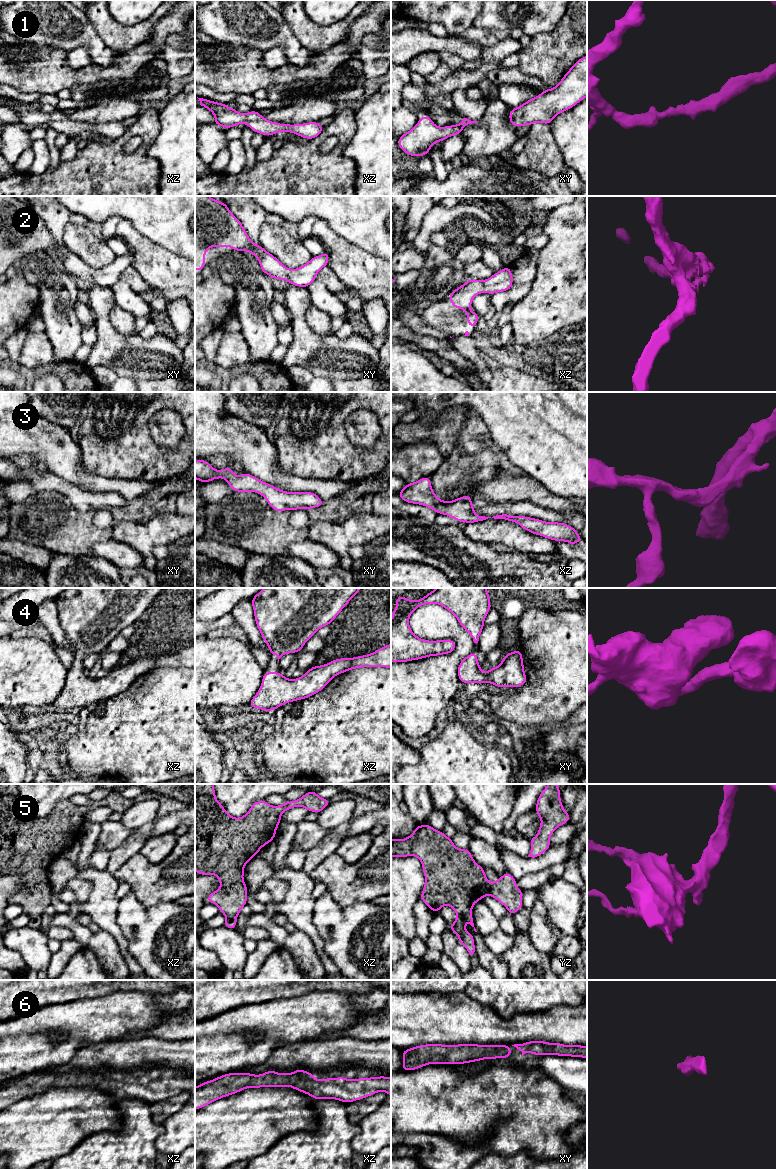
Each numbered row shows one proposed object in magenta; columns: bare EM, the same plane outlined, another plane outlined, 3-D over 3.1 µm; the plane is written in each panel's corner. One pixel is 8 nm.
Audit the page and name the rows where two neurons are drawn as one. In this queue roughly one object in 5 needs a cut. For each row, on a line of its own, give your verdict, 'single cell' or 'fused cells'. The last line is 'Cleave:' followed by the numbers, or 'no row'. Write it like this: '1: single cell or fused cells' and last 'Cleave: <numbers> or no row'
1: single cell
2: single cell
3: single cell
4: single cell
5: single cell
6: single cell
Cleave: no row

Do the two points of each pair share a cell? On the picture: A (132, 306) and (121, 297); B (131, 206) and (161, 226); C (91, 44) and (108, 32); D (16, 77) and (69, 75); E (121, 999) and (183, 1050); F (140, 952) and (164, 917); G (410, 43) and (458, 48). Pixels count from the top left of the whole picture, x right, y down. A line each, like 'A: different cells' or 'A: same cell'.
A: same cell
B: same cell
C: different cells
D: same cell
E: different cells
F: same cell
G: same cell

